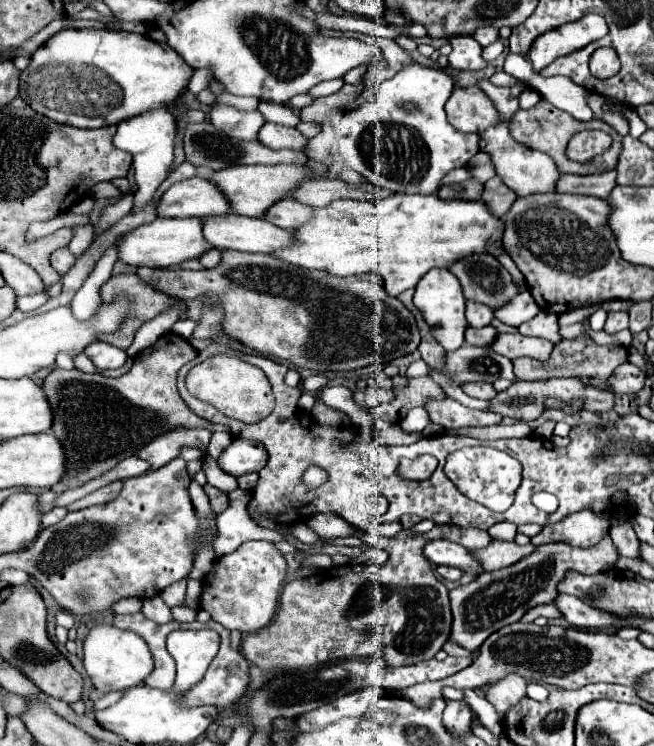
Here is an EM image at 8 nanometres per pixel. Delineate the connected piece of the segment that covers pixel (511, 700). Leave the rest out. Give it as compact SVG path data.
M511 675L487 691L485 699L493 705L501 722L504 721L507 711L525 697L525 685L527 683L523 683L521 677Z

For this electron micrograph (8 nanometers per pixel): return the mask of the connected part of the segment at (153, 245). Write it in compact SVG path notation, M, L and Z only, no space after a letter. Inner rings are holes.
M157 217L153 223L141 225L129 231L119 243L119 259L135 267L171 267L189 259L199 259L203 253L211 251L211 243L203 237L203 219L163 219Z

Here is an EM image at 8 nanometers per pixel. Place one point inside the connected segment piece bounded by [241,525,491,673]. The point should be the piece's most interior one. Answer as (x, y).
(399, 612)

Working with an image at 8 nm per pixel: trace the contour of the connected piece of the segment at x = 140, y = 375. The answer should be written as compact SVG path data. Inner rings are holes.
M167 333L159 337L155 345L143 349L133 359L133 367L121 377L103 377L77 369L53 369L43 383L43 389L55 415L53 435L59 437L67 453L67 473L51 487L51 491L63 493L101 477L123 459L139 453L147 441L153 441L171 429L203 427L219 431L219 425L195 415L185 405L175 385L177 371L195 357L197 351L187 339Z

